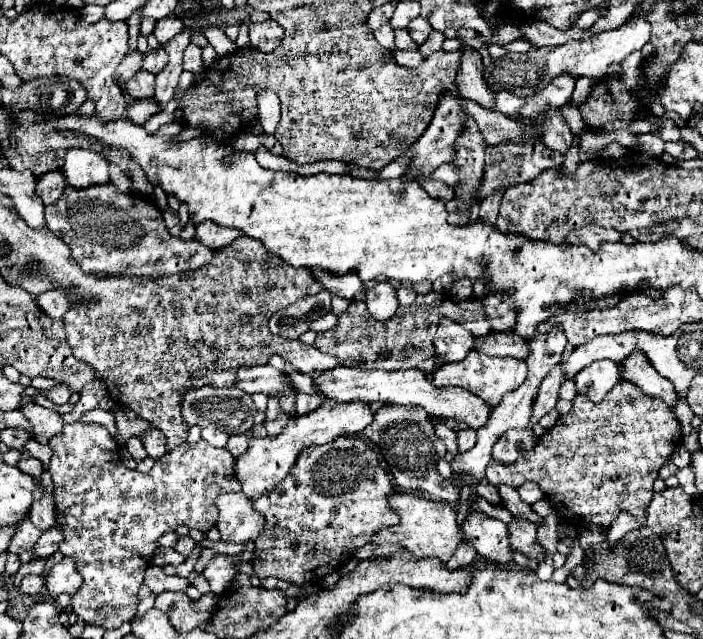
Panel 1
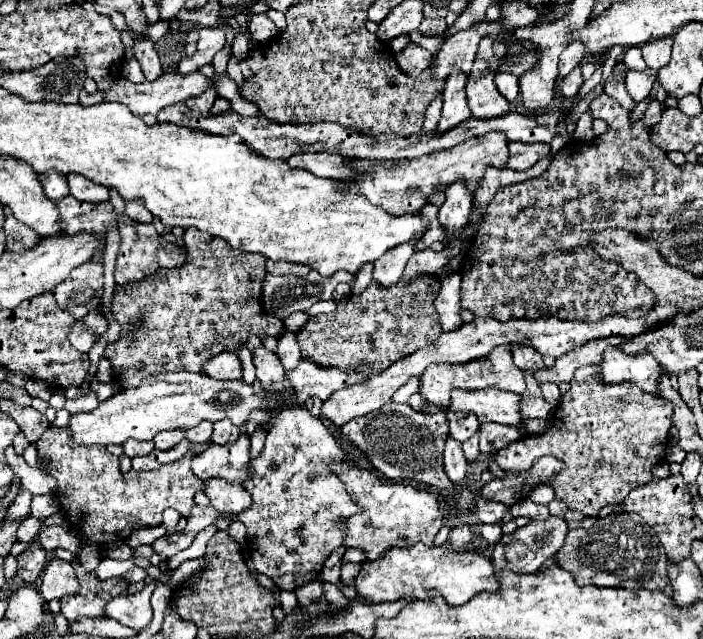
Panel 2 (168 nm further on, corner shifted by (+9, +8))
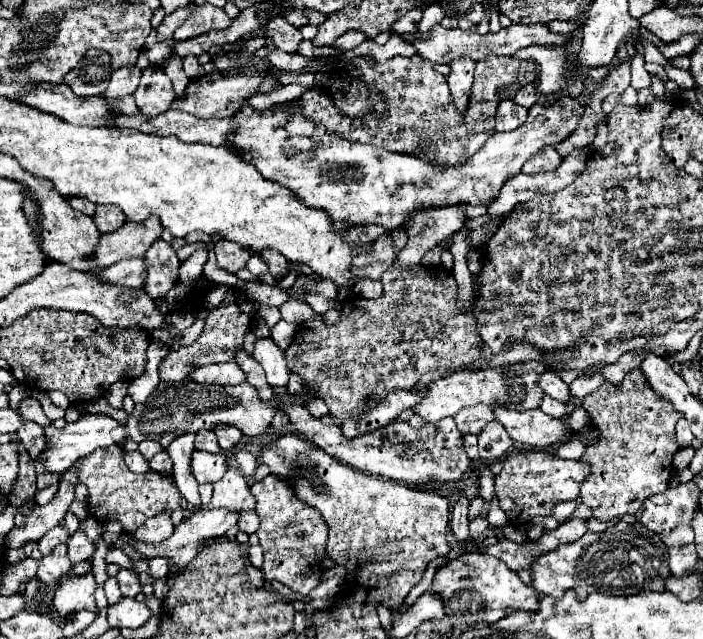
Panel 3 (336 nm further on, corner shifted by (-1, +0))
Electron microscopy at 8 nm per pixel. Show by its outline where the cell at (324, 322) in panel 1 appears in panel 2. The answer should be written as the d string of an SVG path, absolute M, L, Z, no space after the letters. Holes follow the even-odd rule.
M293 313L293 315L289 315L289 317L285 317L285 321L283 321L283 325L285 325L285 329L287 331L297 331L297 329L301 329L305 323L309 321L309 315L307 313Z

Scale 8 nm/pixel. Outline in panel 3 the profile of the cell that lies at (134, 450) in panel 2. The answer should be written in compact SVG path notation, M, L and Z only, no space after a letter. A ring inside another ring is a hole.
M141 441L139 443L139 453L149 461L153 455L157 455L159 451L163 451L163 447L159 445L159 443L155 443L155 441Z

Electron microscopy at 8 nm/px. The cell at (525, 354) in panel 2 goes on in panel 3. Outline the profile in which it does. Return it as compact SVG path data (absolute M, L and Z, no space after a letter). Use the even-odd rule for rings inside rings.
M549 367L539 375L539 387L541 387L547 395L551 395L551 397L555 397L555 399L559 399L559 401L565 401L565 403L567 403L567 401L571 399L567 383L563 383L561 377L559 377L553 369L549 369Z

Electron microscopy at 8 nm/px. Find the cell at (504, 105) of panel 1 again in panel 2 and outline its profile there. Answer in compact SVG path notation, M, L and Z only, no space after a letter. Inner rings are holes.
M497 73L495 75L495 85L497 85L497 89L503 93L503 97L507 99L507 101L515 101L517 99L517 95L519 95L519 83L517 83L519 79L515 77L515 75L511 75L511 73Z

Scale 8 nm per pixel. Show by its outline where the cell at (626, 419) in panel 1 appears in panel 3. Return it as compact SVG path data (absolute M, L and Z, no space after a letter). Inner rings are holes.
M639 369L629 371L621 385L605 381L579 403L589 413L591 427L599 433L579 459L591 467L581 483L581 501L593 509L597 521L611 521L625 513L637 513L649 495L663 493L669 487L669 479L675 473L673 455L679 449L675 441L675 423L683 415L675 413L667 401L651 393Z

